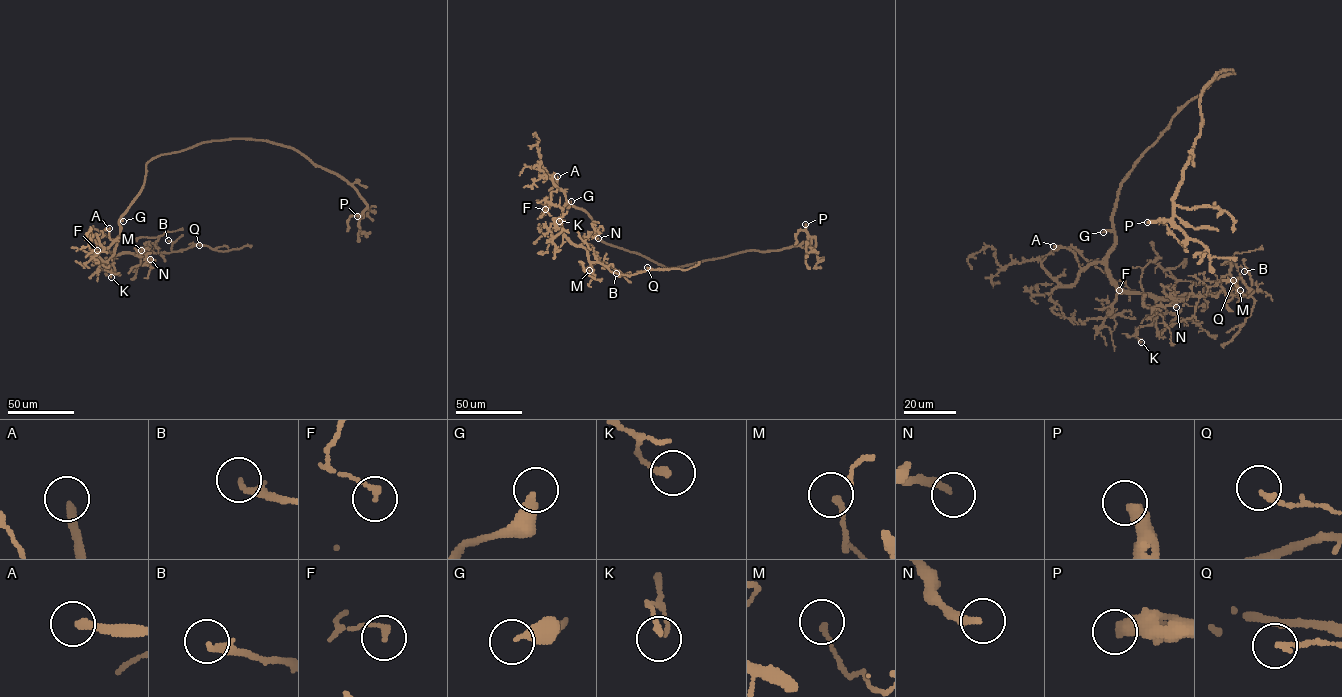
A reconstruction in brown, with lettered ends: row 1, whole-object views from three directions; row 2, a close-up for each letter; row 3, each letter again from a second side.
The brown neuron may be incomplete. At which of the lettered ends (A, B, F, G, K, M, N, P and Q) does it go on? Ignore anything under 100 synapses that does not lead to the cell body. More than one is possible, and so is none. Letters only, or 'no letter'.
G

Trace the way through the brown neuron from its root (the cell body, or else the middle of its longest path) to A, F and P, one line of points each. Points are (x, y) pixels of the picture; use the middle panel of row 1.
A: (601, 241), (594, 235), (590, 216), (583, 209), (567, 207), (565, 194), (557, 189), (557, 176)
F: (601, 241), (594, 235), (590, 216), (583, 209), (567, 207), (565, 194), (557, 189), (555, 180), (545, 209)
P: (601, 241), (668, 268), (744, 251), (777, 251), (799, 245), (815, 236), (808, 234), (805, 224)

